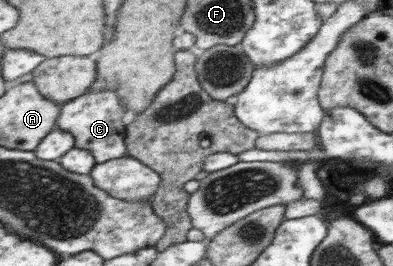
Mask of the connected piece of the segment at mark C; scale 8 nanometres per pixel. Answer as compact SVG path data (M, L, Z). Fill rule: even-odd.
M113 91L91 92L63 105L62 109L58 127L73 133L77 148L91 151L98 164L129 155L126 126L123 121L128 108L123 106L119 94Z

